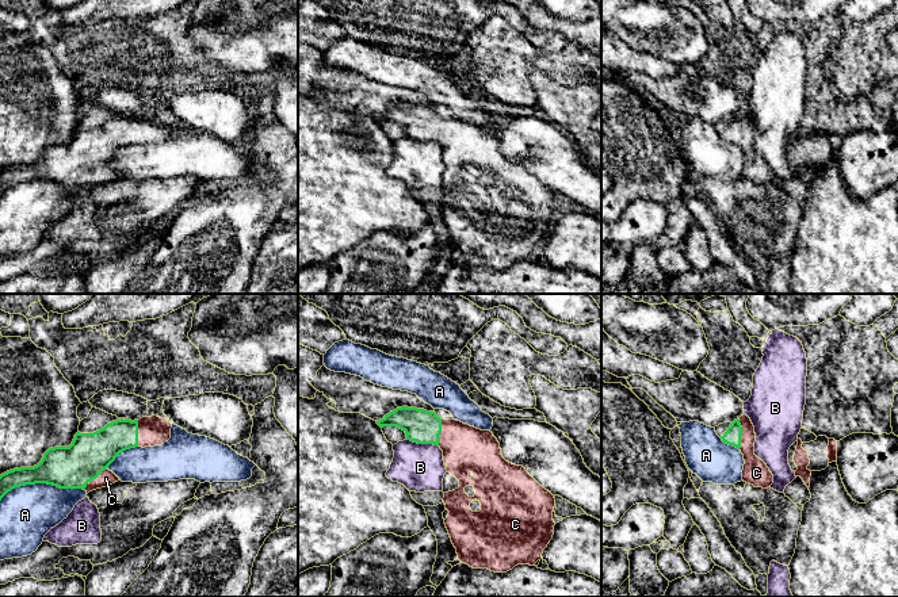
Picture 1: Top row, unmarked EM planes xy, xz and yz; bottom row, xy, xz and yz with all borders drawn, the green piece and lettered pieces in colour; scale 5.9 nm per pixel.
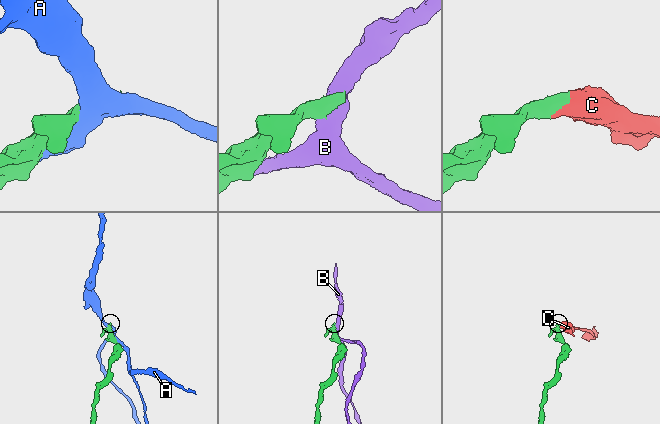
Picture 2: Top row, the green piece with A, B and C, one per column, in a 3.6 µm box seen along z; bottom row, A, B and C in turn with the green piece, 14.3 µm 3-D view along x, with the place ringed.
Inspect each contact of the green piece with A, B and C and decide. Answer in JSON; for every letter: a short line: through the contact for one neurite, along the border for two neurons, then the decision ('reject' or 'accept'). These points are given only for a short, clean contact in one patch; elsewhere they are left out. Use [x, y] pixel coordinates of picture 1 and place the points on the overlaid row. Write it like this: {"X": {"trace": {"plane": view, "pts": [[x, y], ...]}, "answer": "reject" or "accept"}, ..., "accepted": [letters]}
{"A": {"answer": "reject"}, "B": {"answer": "reject"}, "C": {"answer": "accept"}, "accepted": ["C"]}

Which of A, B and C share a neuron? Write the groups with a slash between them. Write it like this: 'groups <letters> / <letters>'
groups A / B / C

